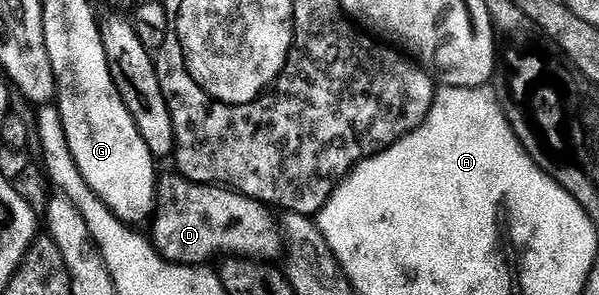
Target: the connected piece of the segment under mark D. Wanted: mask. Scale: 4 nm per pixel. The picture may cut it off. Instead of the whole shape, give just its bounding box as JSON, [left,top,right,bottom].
[149,173,285,266]

